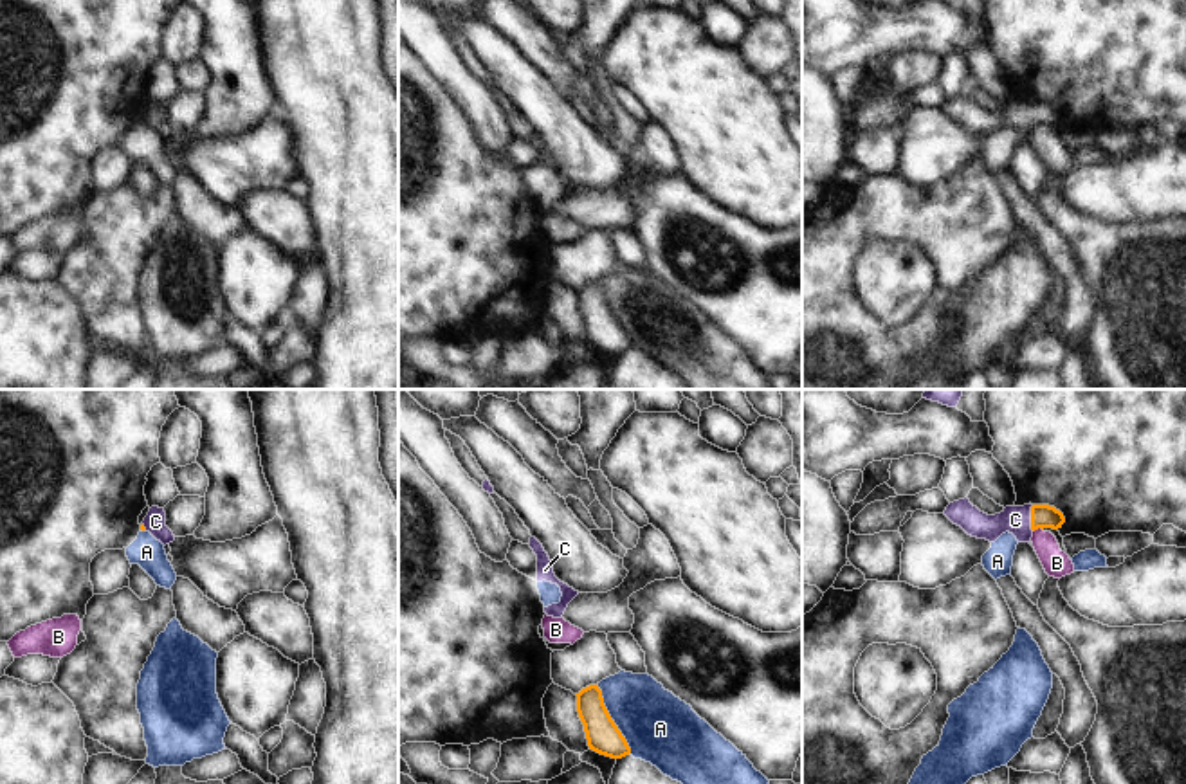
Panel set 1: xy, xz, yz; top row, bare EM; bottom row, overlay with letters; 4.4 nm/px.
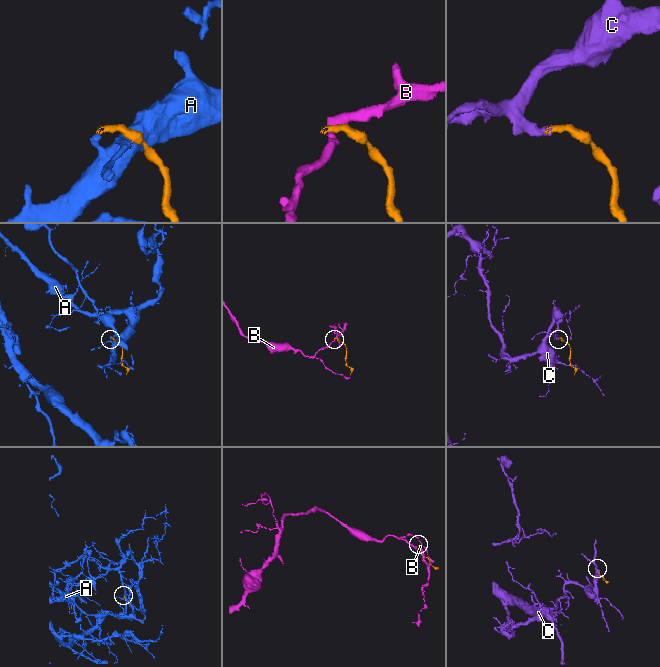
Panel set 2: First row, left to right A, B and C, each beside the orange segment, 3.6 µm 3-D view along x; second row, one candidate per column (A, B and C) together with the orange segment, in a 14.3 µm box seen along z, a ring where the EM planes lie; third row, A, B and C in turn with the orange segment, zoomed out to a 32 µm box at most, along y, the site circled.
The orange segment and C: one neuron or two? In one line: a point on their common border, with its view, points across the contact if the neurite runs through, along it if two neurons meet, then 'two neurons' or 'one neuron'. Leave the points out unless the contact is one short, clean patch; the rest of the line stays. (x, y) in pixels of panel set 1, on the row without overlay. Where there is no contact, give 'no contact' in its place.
meets orange in yz at (1031, 114); runs through yz (1042, 112), (1031, 114), (1015, 116); one neuron

